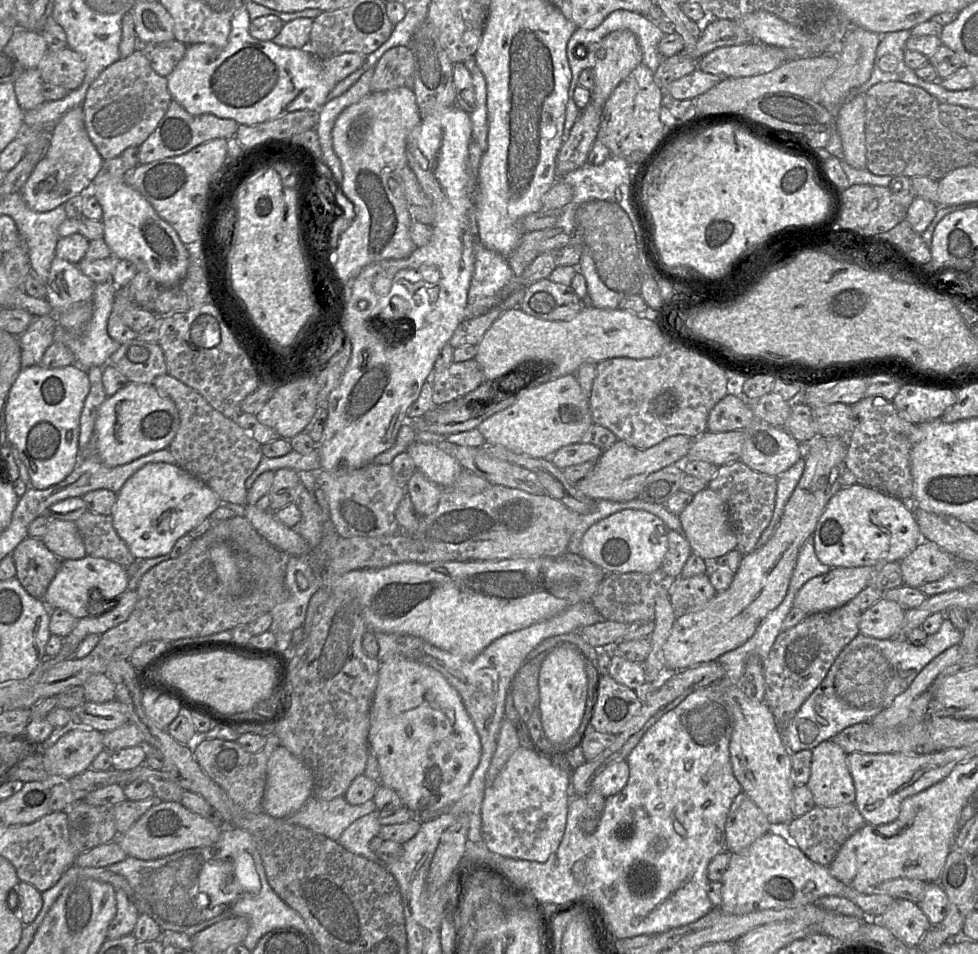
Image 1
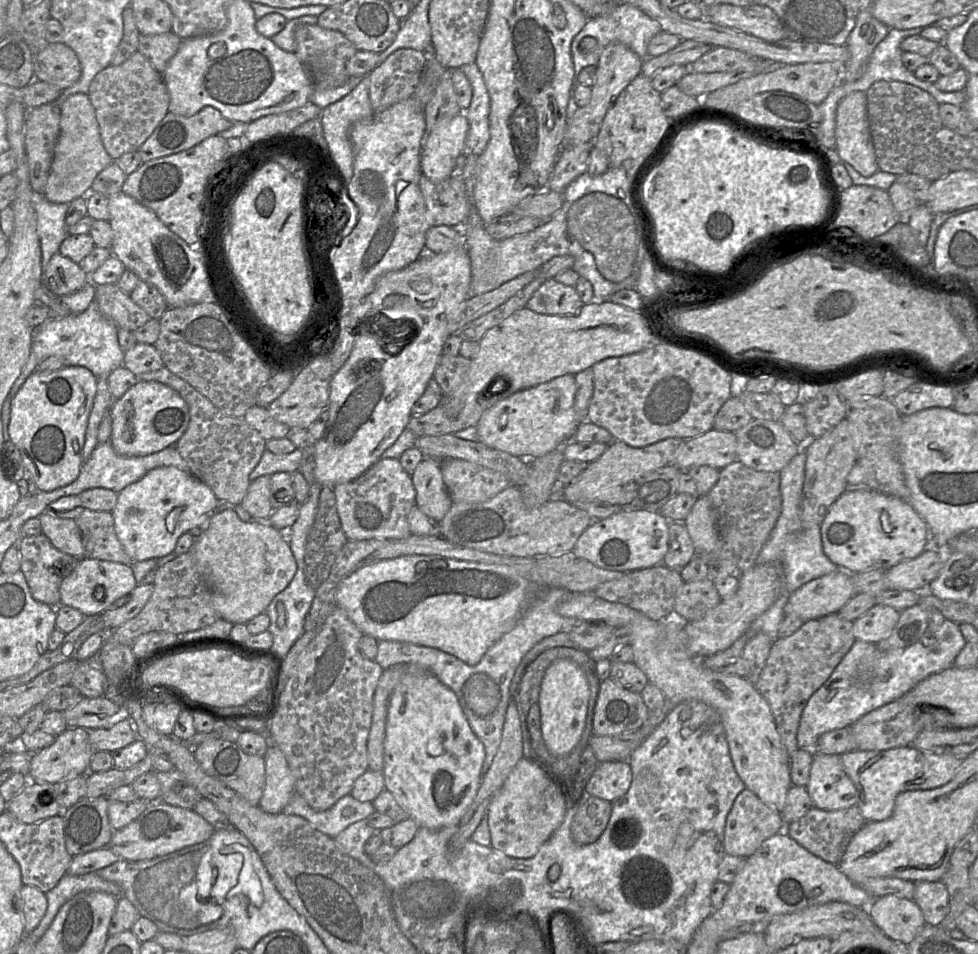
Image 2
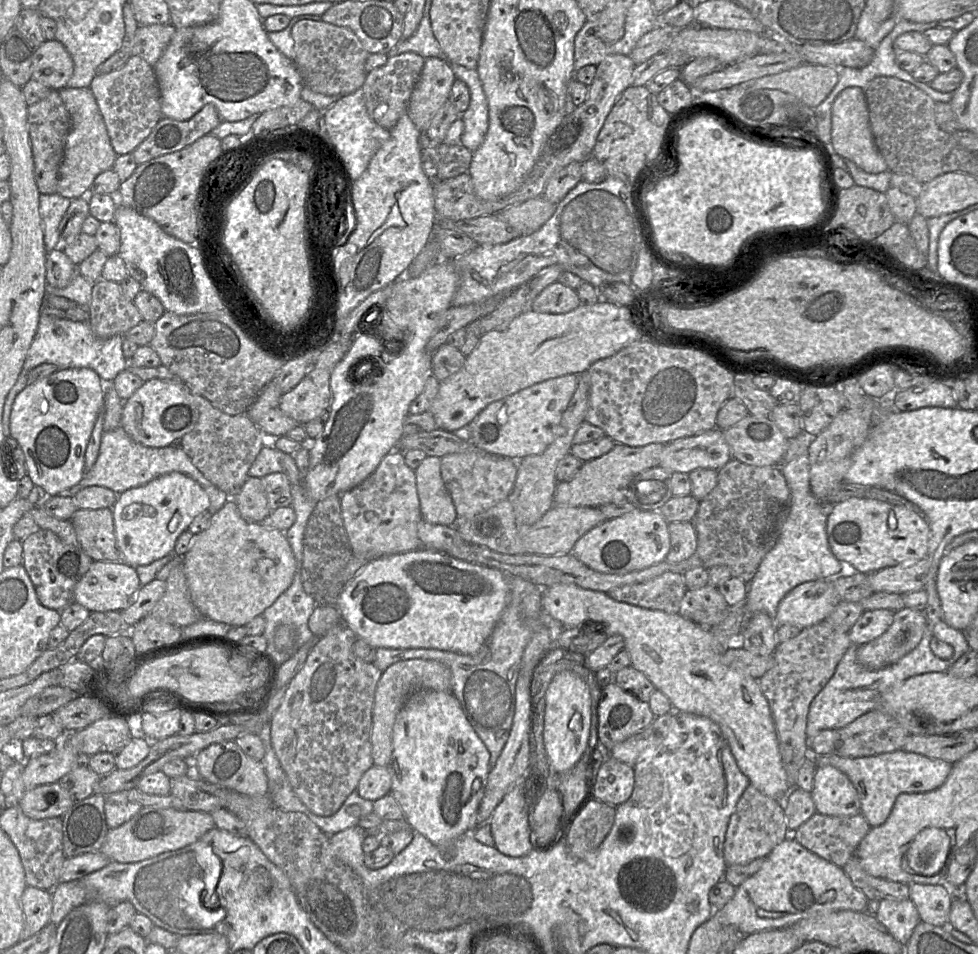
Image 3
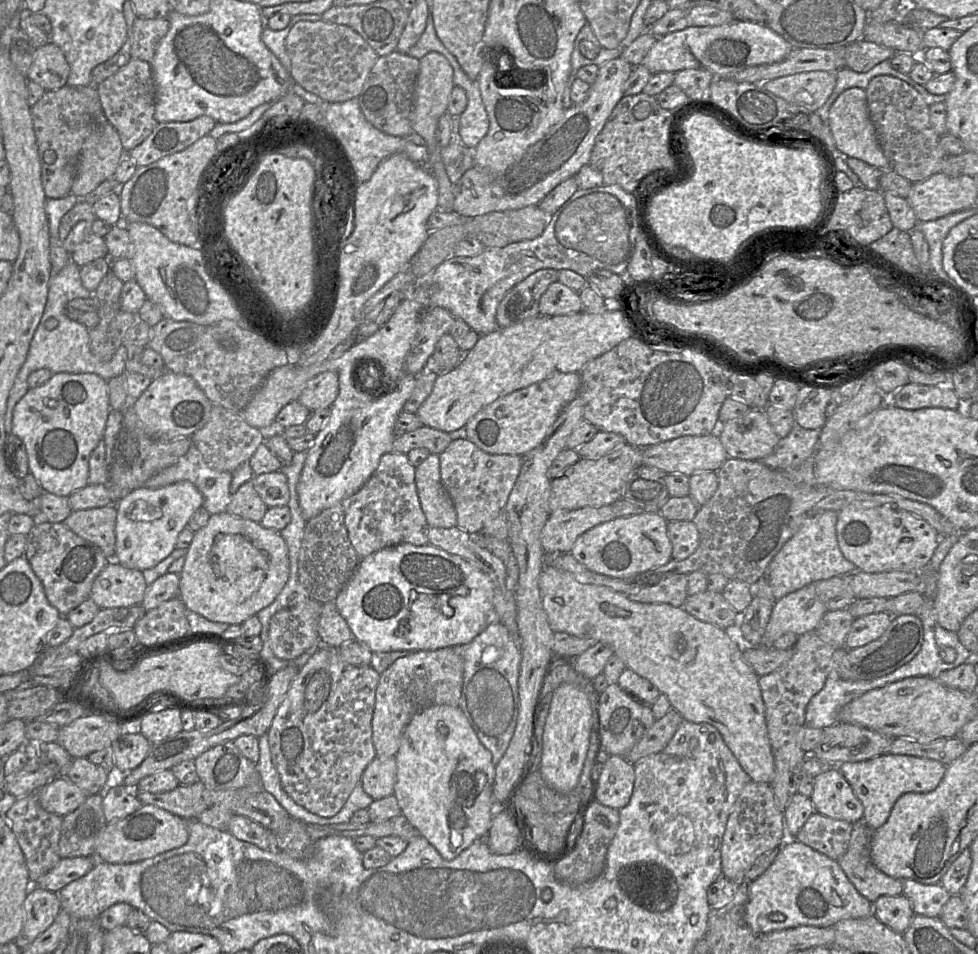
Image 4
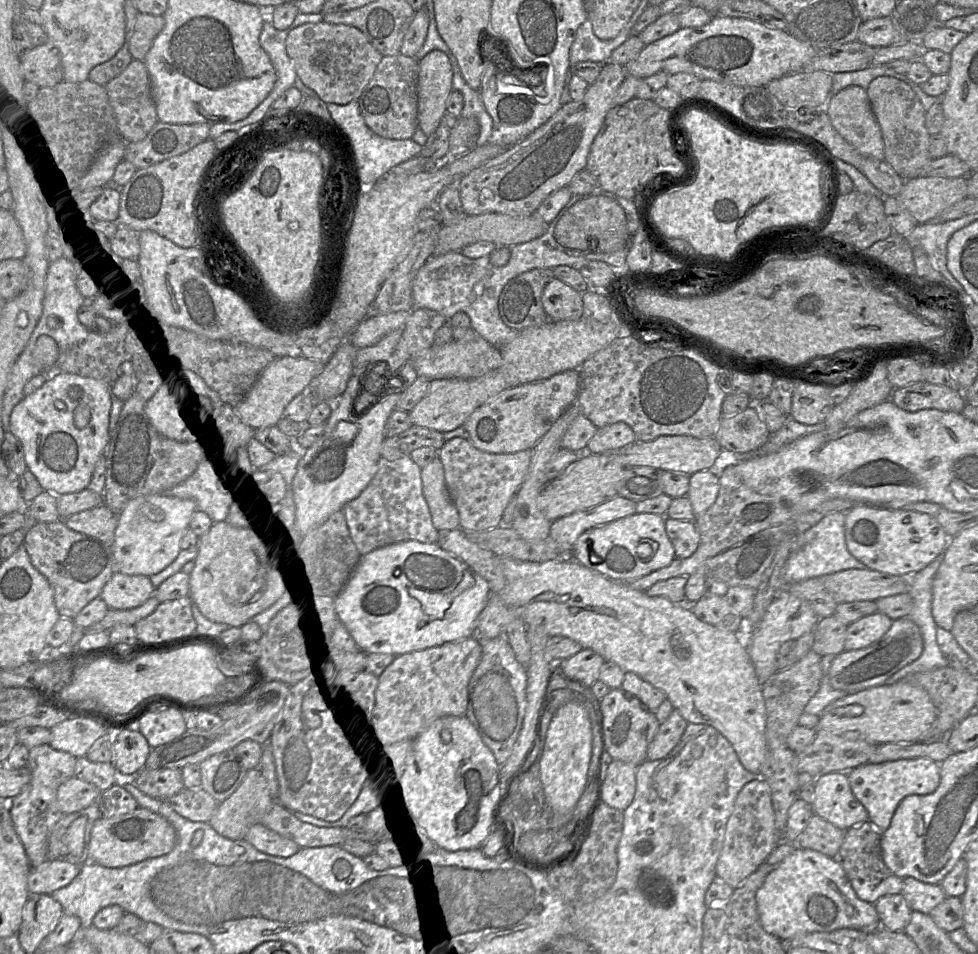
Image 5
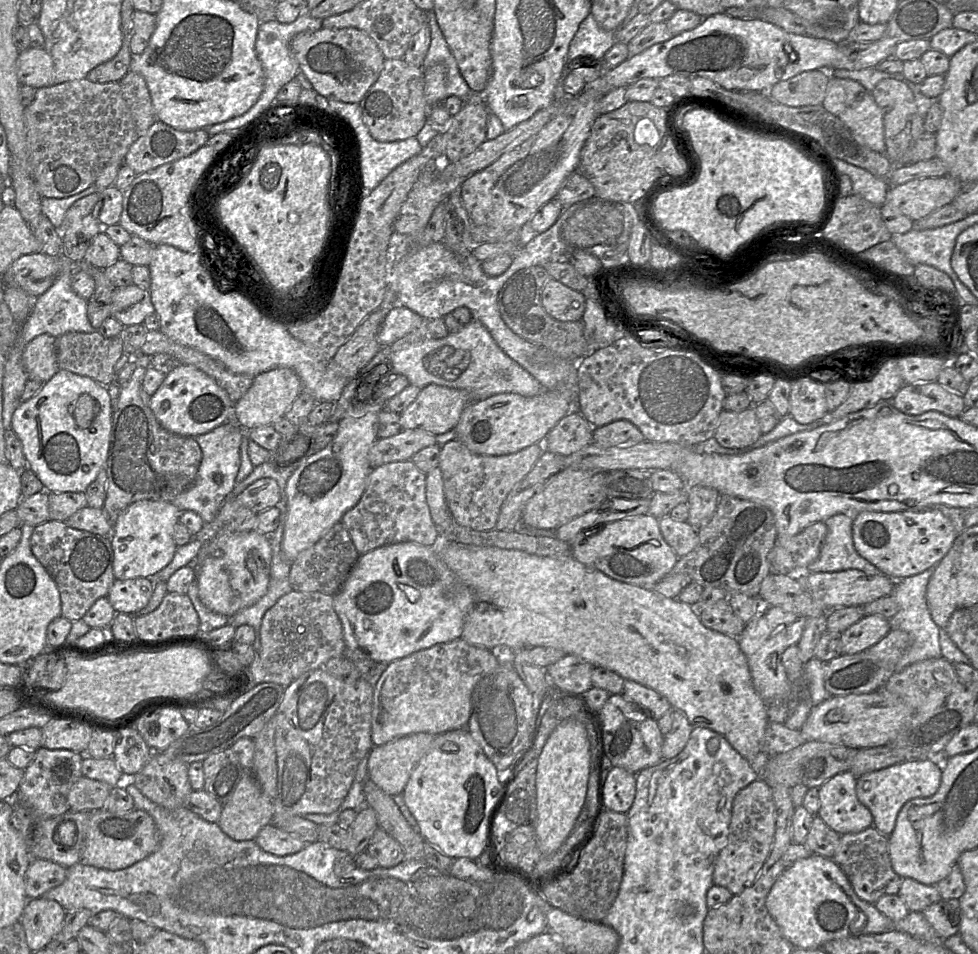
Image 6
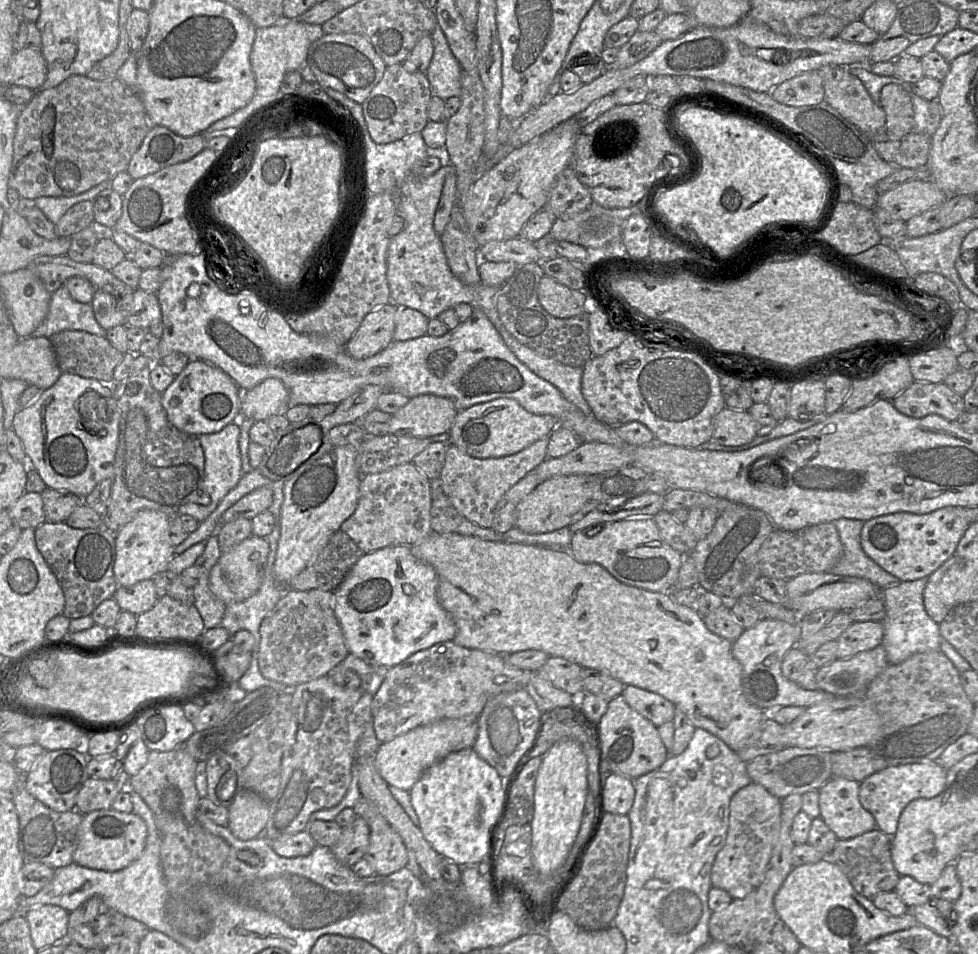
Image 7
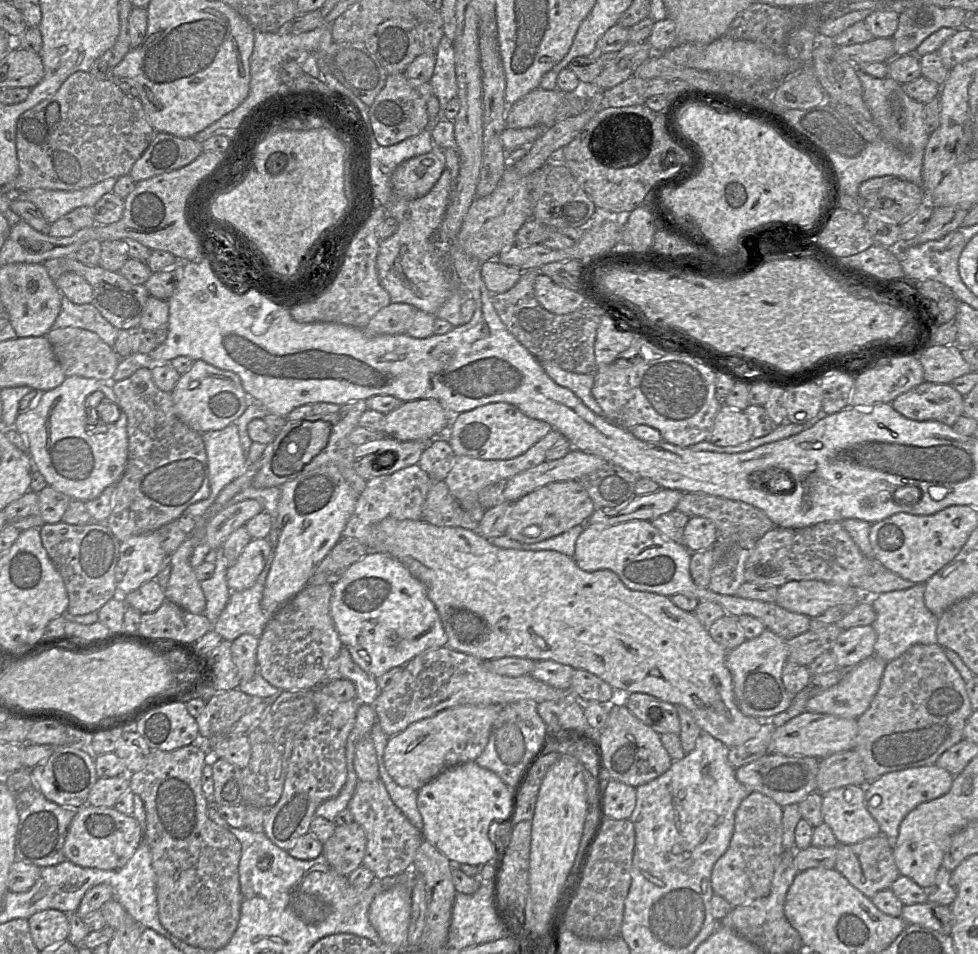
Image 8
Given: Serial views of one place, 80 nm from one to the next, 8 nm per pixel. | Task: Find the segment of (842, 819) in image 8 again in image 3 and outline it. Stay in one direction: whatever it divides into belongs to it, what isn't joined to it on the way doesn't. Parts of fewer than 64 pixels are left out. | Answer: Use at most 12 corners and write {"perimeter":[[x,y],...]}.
{"perimeter":[[832,765],[816,767],[810,794],[818,813],[860,812],[856,788]]}

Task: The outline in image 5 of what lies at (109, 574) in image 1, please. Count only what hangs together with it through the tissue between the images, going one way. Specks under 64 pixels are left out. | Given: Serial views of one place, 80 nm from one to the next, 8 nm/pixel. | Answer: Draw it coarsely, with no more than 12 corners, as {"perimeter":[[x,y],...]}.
{"perimeter":[[115,571],[99,597],[127,610],[154,595],[149,576]]}

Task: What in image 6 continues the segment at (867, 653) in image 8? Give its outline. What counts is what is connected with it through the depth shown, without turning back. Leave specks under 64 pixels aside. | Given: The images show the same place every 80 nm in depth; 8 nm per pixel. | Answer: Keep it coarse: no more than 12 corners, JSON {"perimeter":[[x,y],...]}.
{"perimeter":[[867,615],[842,632],[842,653],[856,654],[891,630]]}

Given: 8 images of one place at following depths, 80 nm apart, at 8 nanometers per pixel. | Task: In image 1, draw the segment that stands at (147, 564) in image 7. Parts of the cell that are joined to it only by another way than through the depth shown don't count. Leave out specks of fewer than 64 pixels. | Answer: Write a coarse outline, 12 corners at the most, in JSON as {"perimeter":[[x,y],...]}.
{"perimeter":[[176,464],[124,483],[113,527],[136,559],[169,554],[221,499]]}

